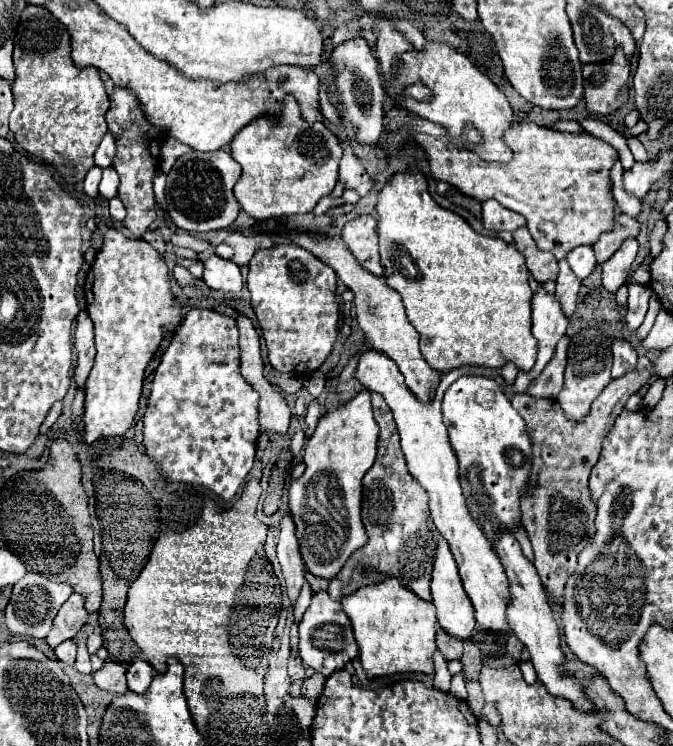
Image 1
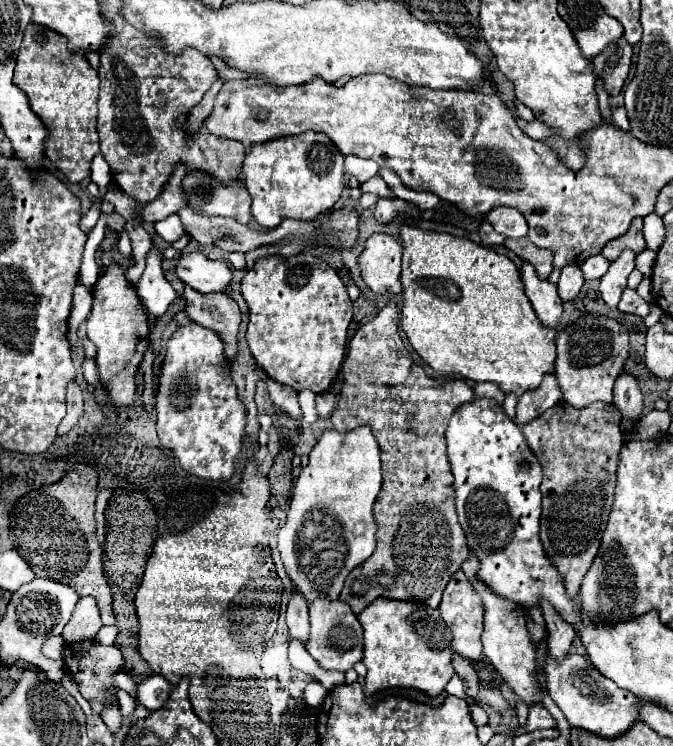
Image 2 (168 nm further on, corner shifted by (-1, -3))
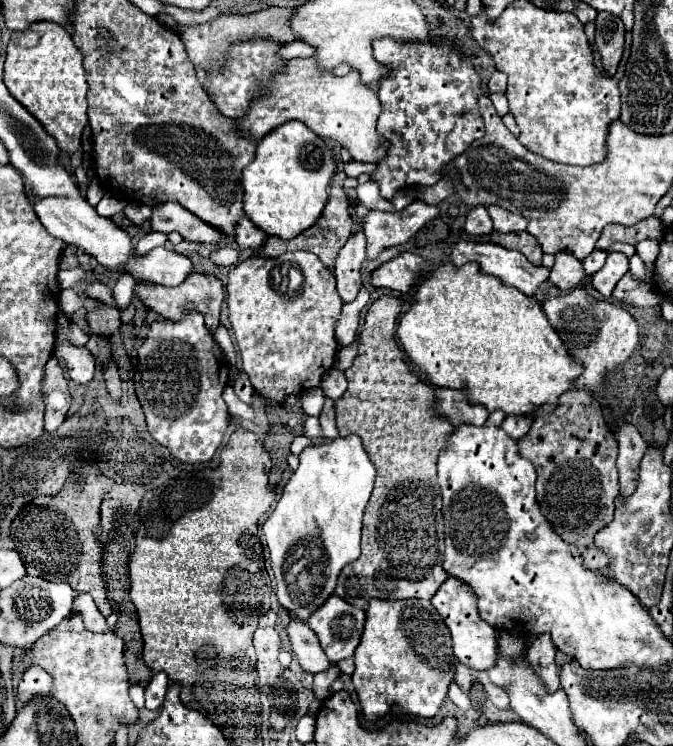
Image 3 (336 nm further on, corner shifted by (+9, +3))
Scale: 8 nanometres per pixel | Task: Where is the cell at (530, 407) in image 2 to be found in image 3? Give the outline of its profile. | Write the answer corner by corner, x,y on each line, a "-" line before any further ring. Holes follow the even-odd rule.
506,416
504,424
502,424
502,430
512,438
512,440
520,440
526,436
526,432
530,430
532,426
532,418
526,418
526,416

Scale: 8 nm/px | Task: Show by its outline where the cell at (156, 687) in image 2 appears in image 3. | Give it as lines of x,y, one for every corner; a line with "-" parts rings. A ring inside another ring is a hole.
158,672
152,682
146,686
146,708
148,710
158,710
164,702
164,694
168,688
168,676
166,672

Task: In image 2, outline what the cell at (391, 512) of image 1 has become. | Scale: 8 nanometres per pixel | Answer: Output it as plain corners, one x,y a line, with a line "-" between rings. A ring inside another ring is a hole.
388,302
374,320
366,322
356,330
354,338
348,344
342,374
344,386
338,394
338,406
332,412
332,424
340,432
348,432
364,424
372,428
382,450
382,488
372,510
378,528
378,546
366,562
362,562
348,574
338,598
346,602
356,614
360,614
372,600
380,596
422,602
438,608
450,576
460,568
464,556
468,556
464,530
458,522
454,508
454,476
450,472
450,462
446,456
444,432
452,412
456,412
456,406
464,404
464,400
472,400
472,388
458,378
428,376
424,368
414,364
398,334
398,308
394,302
-
384,386
392,386
394,390
388,394
384,392

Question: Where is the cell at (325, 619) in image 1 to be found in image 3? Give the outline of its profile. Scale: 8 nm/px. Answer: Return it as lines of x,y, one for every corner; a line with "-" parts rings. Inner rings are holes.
332,594
326,606
310,616
308,626
316,632
328,660
336,664
354,654
364,630
364,620
364,610

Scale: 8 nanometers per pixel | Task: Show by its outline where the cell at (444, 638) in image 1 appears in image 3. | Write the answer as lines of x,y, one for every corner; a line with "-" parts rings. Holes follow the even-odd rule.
456,664
456,684
462,688
462,692
468,692
474,684
474,678
472,678
472,670
464,664

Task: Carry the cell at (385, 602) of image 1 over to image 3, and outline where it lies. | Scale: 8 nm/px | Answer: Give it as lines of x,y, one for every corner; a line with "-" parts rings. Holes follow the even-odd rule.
374,600
366,610
366,626
354,654
356,670
352,674
364,720
374,722
384,718
392,708
416,718
434,718
448,696
448,686
454,682
452,660
450,632
430,600

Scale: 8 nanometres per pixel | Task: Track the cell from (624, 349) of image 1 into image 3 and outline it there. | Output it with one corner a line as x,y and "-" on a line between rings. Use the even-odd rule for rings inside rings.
622,424
618,434
618,470
620,470
620,496
628,498
638,480
638,466
646,452
646,442
632,424

